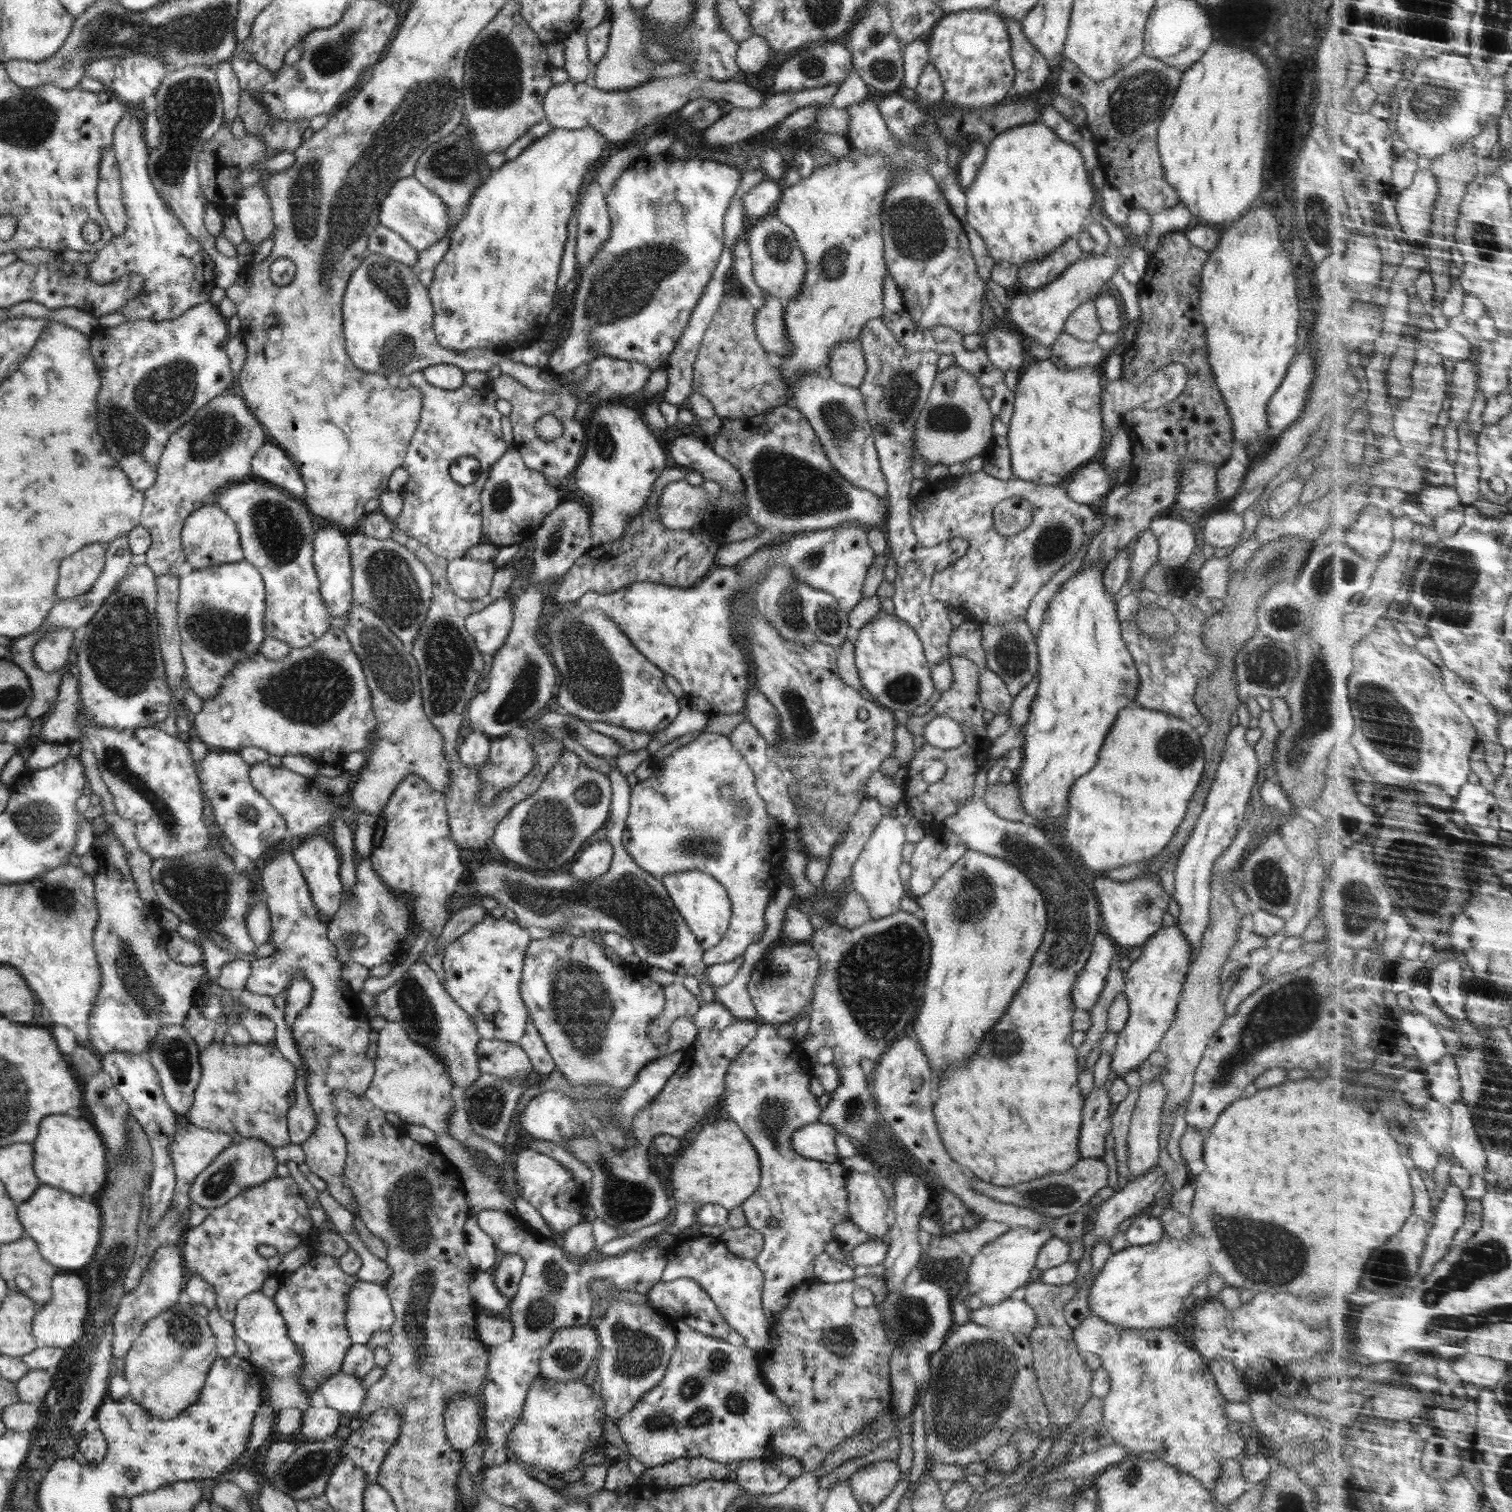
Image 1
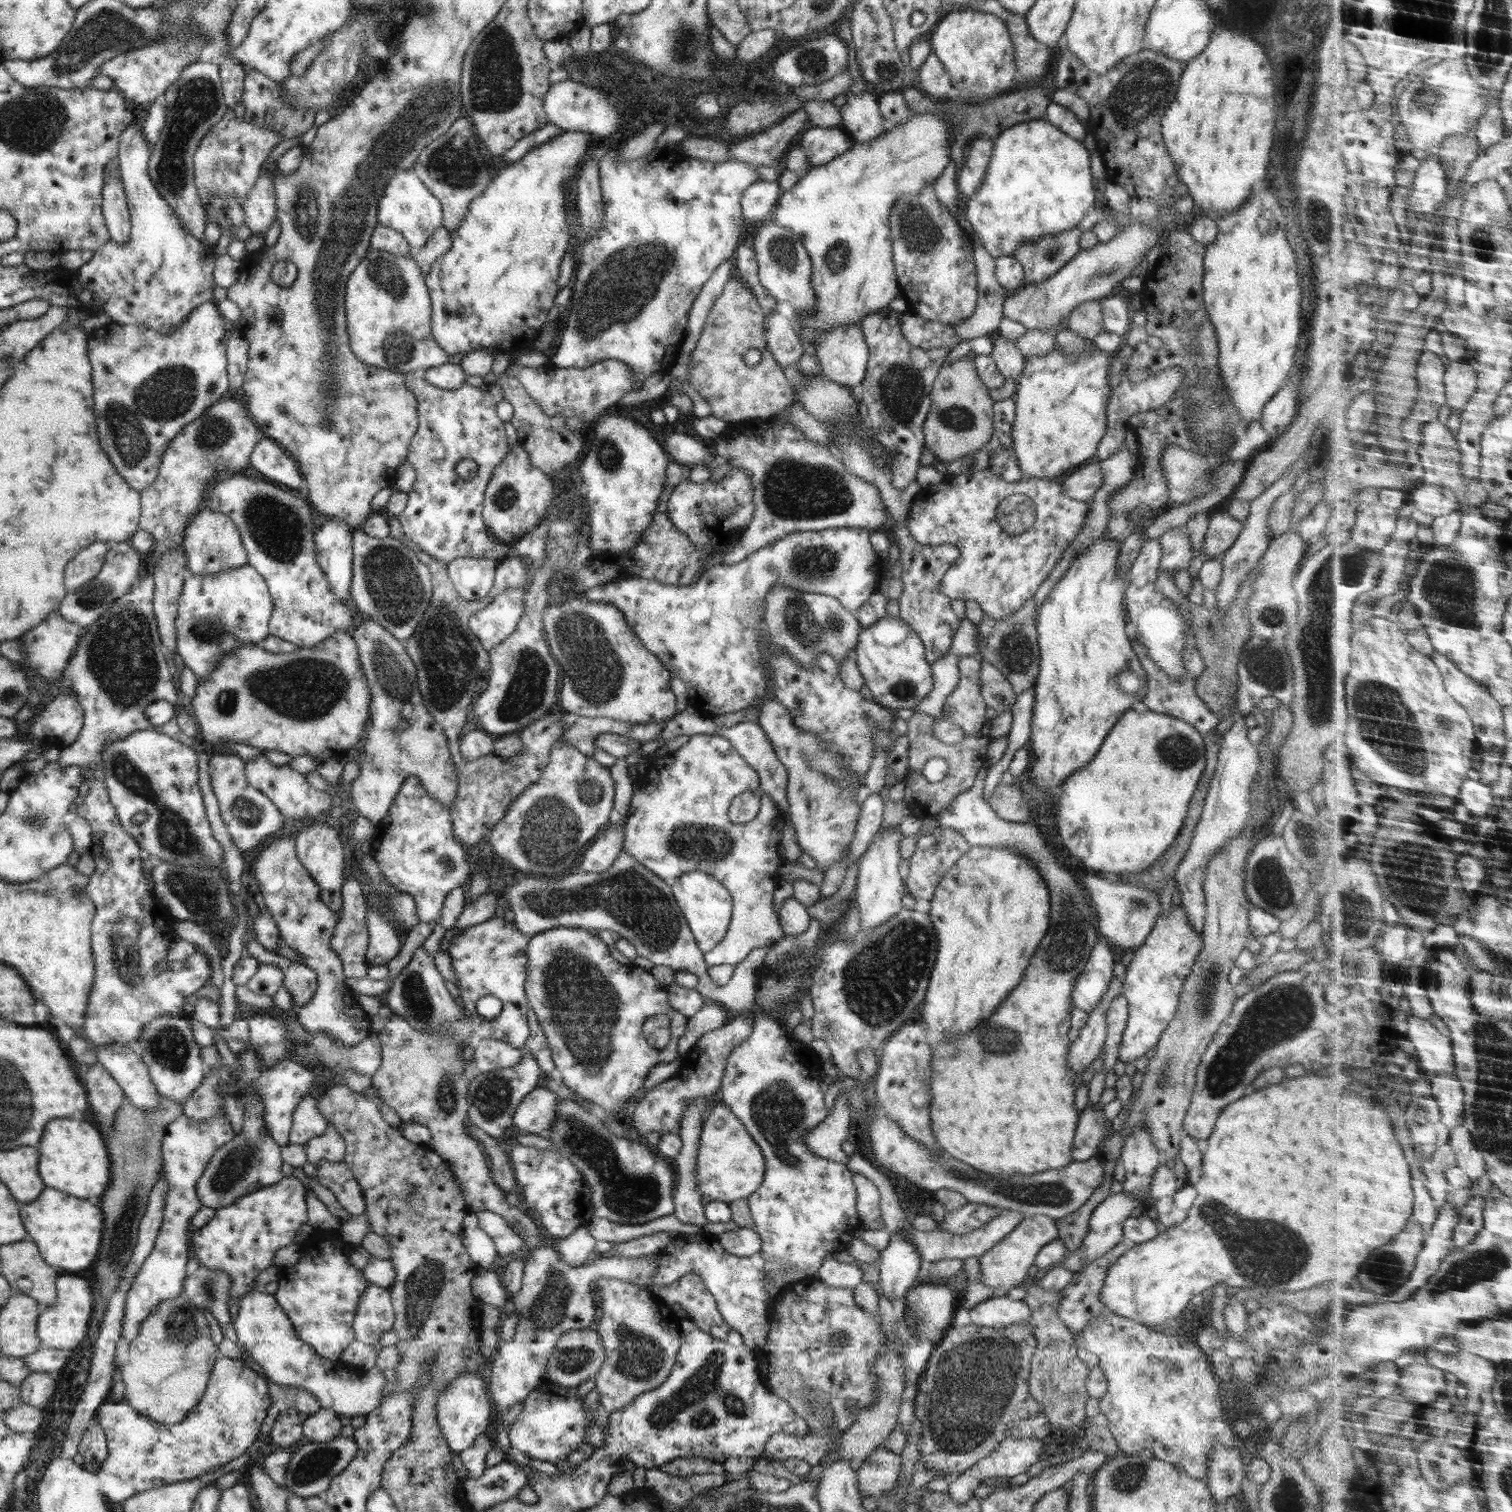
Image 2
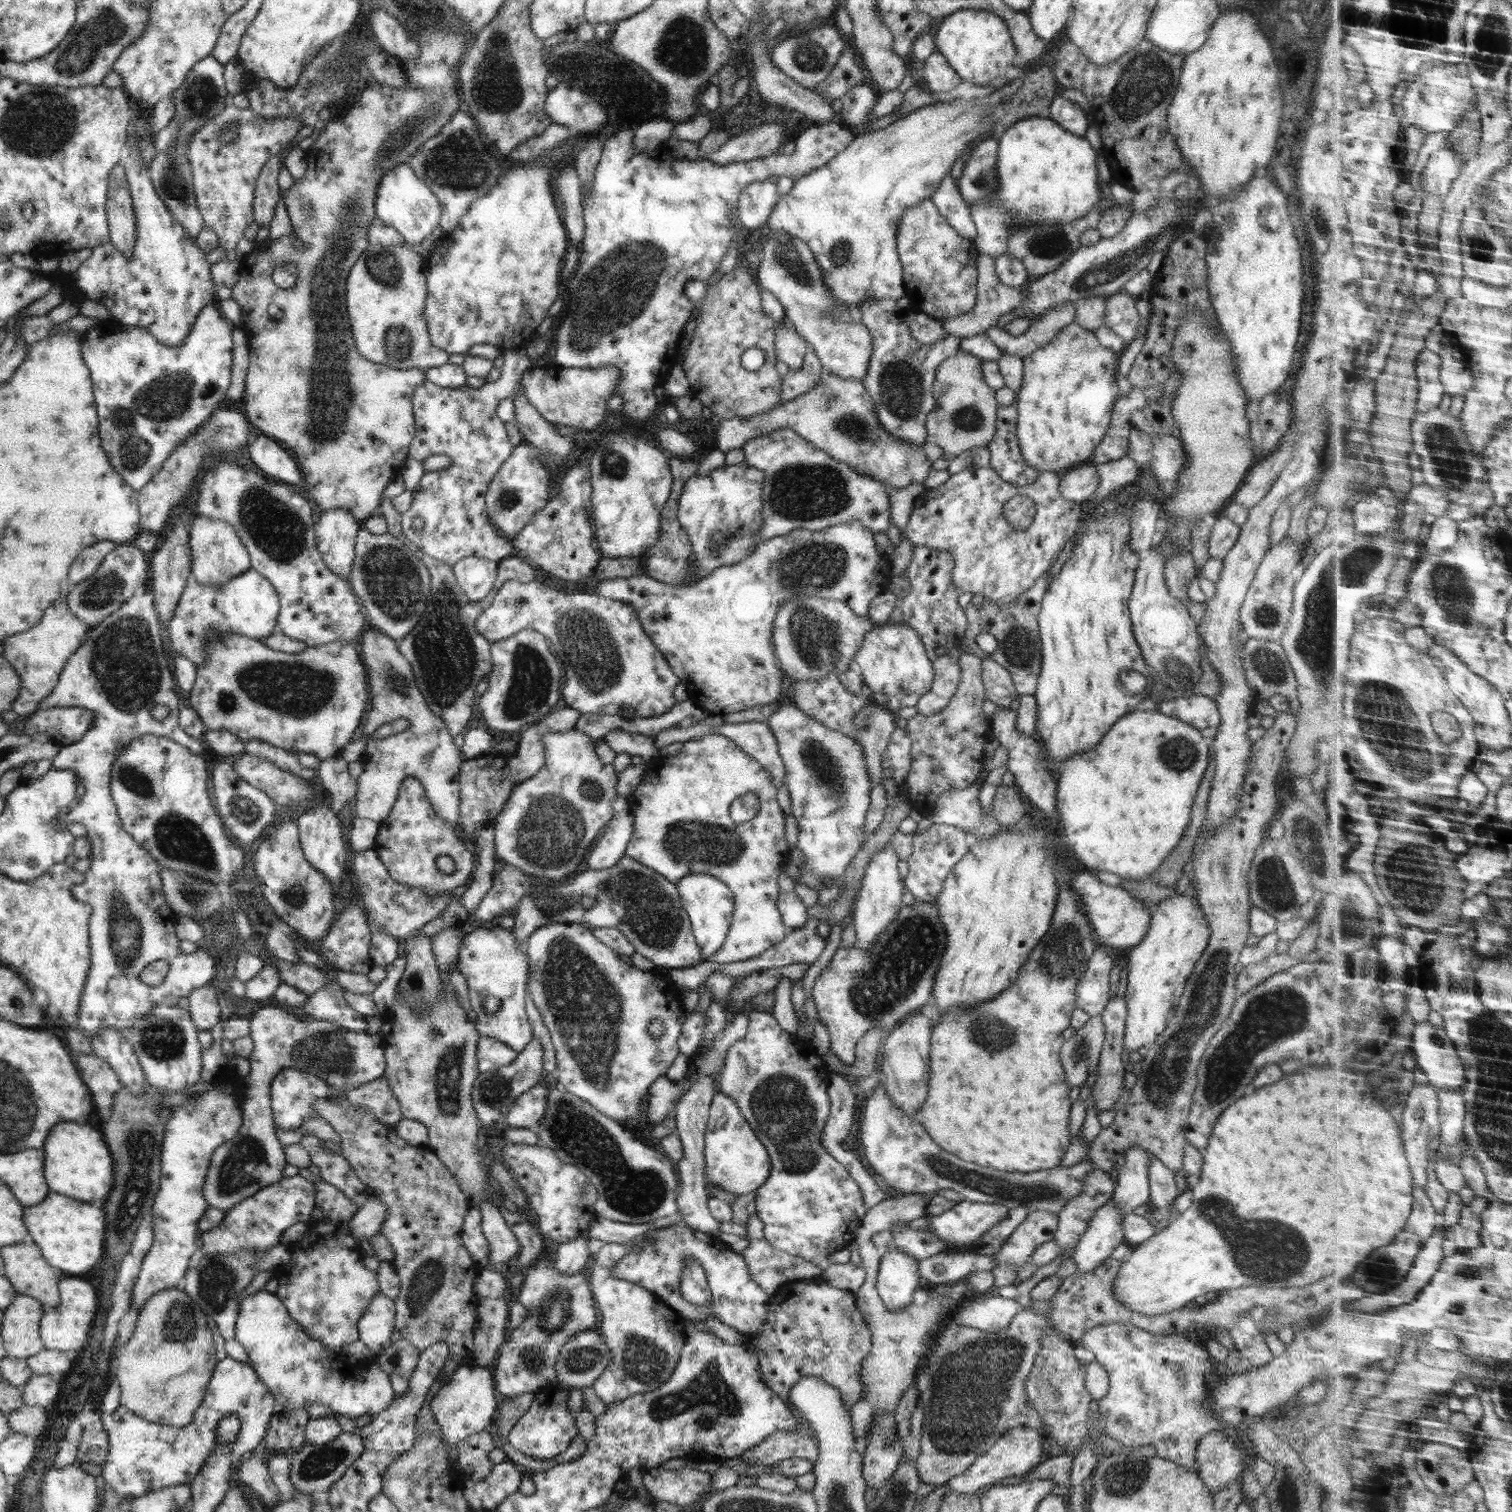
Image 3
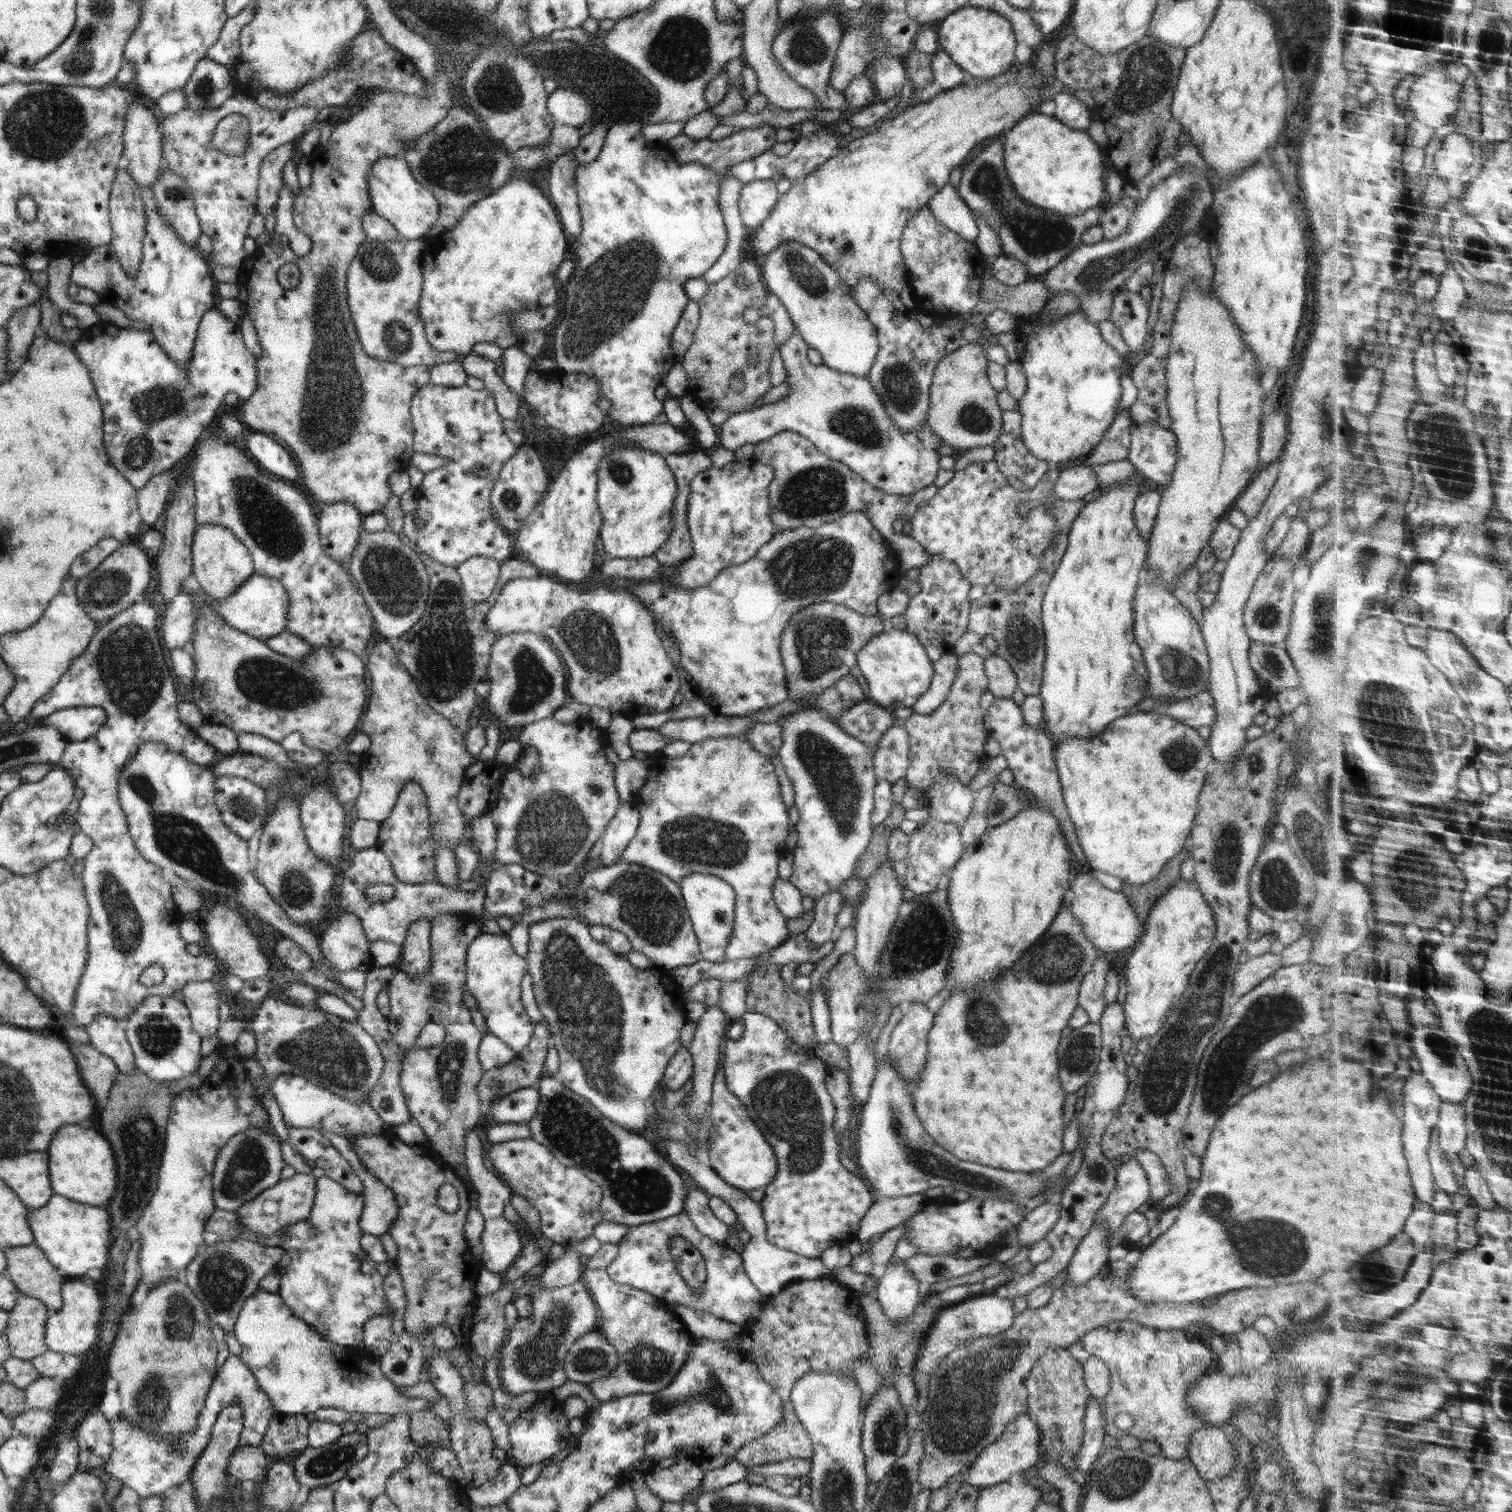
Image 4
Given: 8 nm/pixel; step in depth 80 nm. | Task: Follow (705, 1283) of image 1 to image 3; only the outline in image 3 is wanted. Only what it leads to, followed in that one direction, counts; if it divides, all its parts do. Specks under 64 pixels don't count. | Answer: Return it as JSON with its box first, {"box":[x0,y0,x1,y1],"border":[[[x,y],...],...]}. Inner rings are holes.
{"box":[610,1218,769,1336],"border":[[[674,1218],[669,1220],[667,1226],[661,1226],[658,1231],[646,1233],[644,1238],[646,1236],[655,1236],[656,1243],[646,1245],[642,1249],[634,1249],[613,1264],[610,1274],[614,1278],[642,1286],[669,1305],[674,1314],[678,1313],[685,1320],[703,1321],[710,1313],[714,1313],[720,1322],[745,1336],[757,1336],[762,1332],[767,1317],[769,1297],[750,1276],[750,1271],[742,1255],[736,1254],[734,1251],[727,1251],[725,1244],[721,1243],[718,1238],[696,1231],[688,1227],[684,1221]],[[687,1258],[697,1260],[705,1269],[711,1291],[710,1303],[707,1306],[688,1303],[680,1295],[680,1279]]]}

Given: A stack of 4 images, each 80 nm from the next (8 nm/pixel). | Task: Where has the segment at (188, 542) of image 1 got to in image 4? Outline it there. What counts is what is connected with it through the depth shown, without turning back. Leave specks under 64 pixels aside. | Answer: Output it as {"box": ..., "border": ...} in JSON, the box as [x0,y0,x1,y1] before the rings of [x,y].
{"box":[191,524,255,600],"border":[[[197,524],[193,534],[191,557],[193,560],[191,574],[196,576],[204,594],[214,600],[230,596],[255,572],[250,551],[224,525]]]}

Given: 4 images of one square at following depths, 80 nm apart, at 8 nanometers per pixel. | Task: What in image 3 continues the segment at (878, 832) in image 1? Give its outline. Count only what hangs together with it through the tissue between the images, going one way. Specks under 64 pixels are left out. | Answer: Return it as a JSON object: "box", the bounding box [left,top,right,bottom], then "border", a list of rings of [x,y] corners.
{"box":[852,843,906,952],"border":[[[886,843],[881,851],[878,851],[864,869],[862,886],[857,892],[853,912],[852,923],[855,926],[857,936],[855,946],[862,952],[868,952],[870,945],[878,938],[878,935],[889,926],[896,918],[900,907],[903,905],[902,896],[906,892],[902,874],[900,874],[899,858],[896,856],[890,843]]]}

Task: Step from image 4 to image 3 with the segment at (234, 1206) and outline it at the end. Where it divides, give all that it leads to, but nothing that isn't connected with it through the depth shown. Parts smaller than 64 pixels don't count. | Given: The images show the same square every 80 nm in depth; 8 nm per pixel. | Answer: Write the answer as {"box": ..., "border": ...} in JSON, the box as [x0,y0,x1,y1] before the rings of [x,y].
{"box":[202,1005,383,1209],"border":[[[266,1005],[249,1021],[249,1035],[236,1038],[227,1048],[236,1056],[249,1059],[251,1070],[243,1080],[242,1126],[227,1144],[212,1155],[202,1195],[210,1207],[229,1209],[241,1200],[283,1178],[287,1166],[284,1147],[275,1133],[271,1109],[271,1080],[280,1069],[295,1068],[321,1078],[334,1092],[344,1093],[383,1076],[383,1038],[368,1032],[352,1032],[325,1020],[302,1020],[292,1011]]]}

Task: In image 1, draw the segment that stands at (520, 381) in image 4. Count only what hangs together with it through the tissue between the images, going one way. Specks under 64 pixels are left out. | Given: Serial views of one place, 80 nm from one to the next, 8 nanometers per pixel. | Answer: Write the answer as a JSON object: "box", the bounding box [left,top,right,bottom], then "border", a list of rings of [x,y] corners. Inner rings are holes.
{"box":[388,371,508,561],"border":[[[421,371],[407,375],[396,373],[388,379],[390,384],[400,389],[416,387],[423,400],[419,425],[402,464],[409,475],[401,493],[403,507],[393,522],[408,536],[447,561],[466,557],[469,548],[485,542],[480,493],[494,462],[508,448],[501,429],[503,417],[495,407],[497,395],[489,384],[485,388],[474,389],[465,383],[456,390],[444,390],[431,385]],[[458,456],[475,458],[481,465],[480,474],[472,484],[462,486],[452,480],[449,468]]]}

